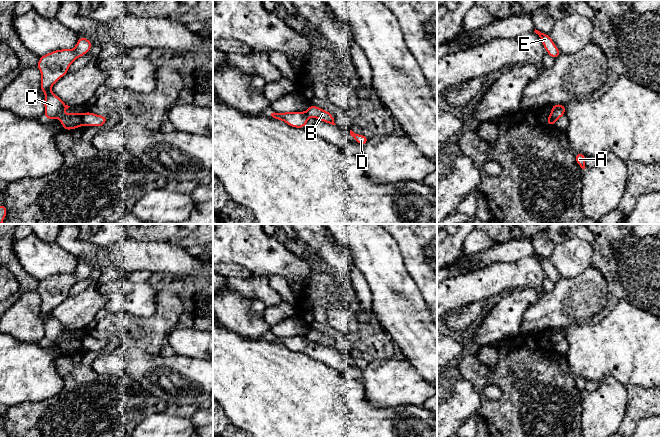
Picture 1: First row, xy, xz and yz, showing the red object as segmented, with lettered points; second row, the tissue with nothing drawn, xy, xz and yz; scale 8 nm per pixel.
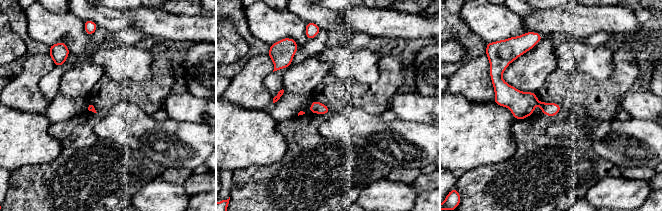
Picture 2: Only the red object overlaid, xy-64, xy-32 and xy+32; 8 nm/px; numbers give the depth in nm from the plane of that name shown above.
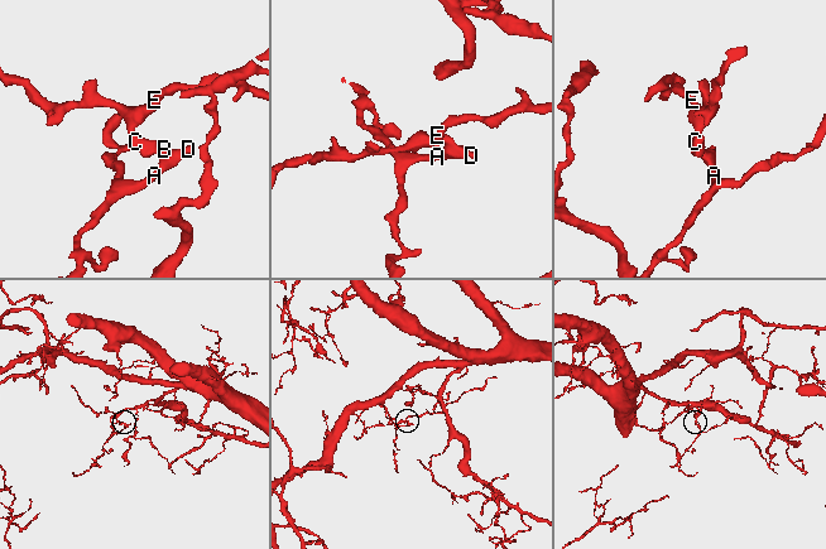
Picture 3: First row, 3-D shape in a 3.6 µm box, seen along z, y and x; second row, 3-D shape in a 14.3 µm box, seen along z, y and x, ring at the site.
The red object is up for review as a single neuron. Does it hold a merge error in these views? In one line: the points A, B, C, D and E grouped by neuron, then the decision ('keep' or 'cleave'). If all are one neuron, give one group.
A B D / C E | cleave

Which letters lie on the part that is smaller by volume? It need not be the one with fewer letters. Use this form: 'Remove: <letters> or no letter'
Remove: A, B, D

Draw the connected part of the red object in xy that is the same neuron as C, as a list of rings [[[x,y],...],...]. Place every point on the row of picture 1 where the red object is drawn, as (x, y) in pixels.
[[[85,37],[78,38],[78,41],[76,43],[76,46],[74,49],[60,49],[52,51],[46,55],[40,56],[39,62],[37,64],[37,68],[41,72],[41,85],[40,90],[42,90],[45,93],[45,99],[44,99],[44,107],[45,107],[45,113],[44,118],[45,119],[54,119],[58,118],[61,121],[61,124],[64,128],[64,130],[73,130],[75,128],[81,127],[82,125],[82,118],[84,113],[69,113],[65,115],[63,111],[65,109],[68,109],[70,106],[66,105],[57,95],[55,95],[51,87],[60,80],[61,77],[65,76],[68,73],[68,69],[70,65],[79,57],[87,54],[92,47],[92,43],[90,40],[88,40]]]

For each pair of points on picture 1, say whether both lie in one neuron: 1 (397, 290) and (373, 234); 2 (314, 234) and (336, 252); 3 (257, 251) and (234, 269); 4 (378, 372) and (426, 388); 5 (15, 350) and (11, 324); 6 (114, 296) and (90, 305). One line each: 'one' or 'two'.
1: one
2: one
3: two
4: one
5: two
6: two

